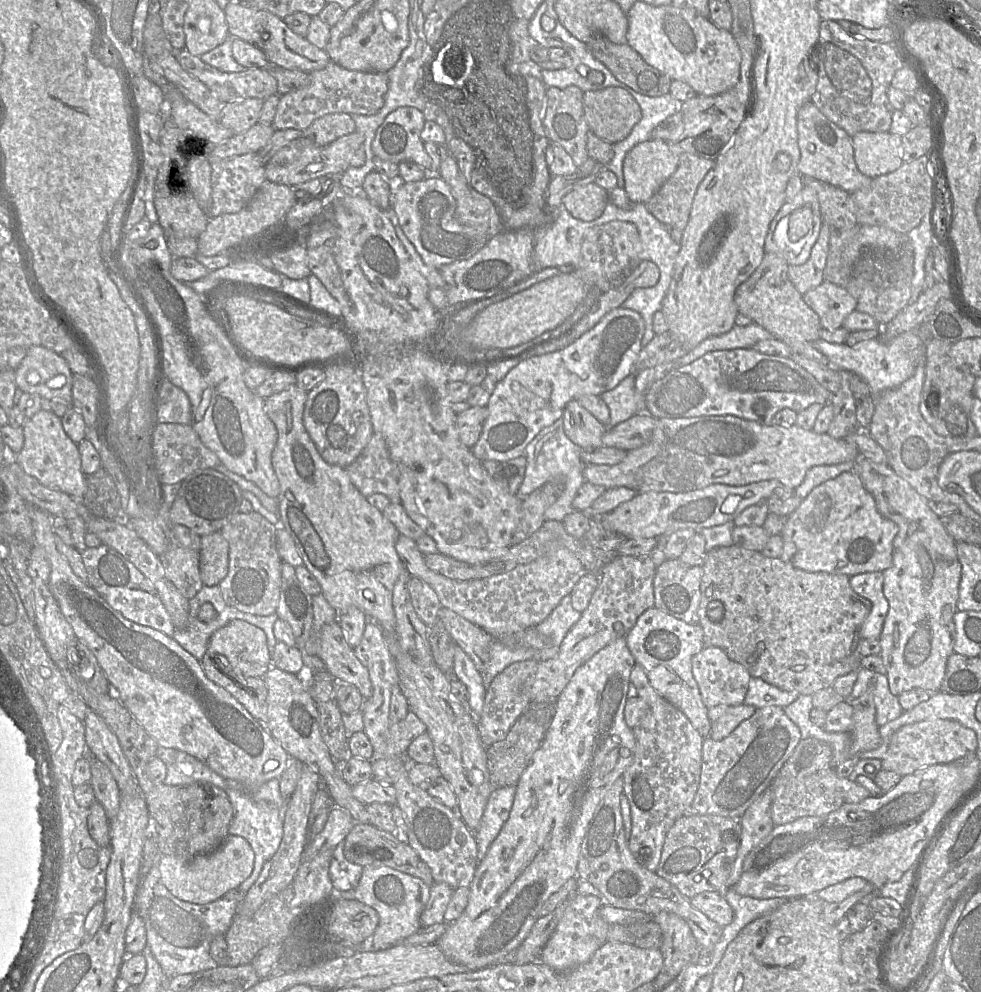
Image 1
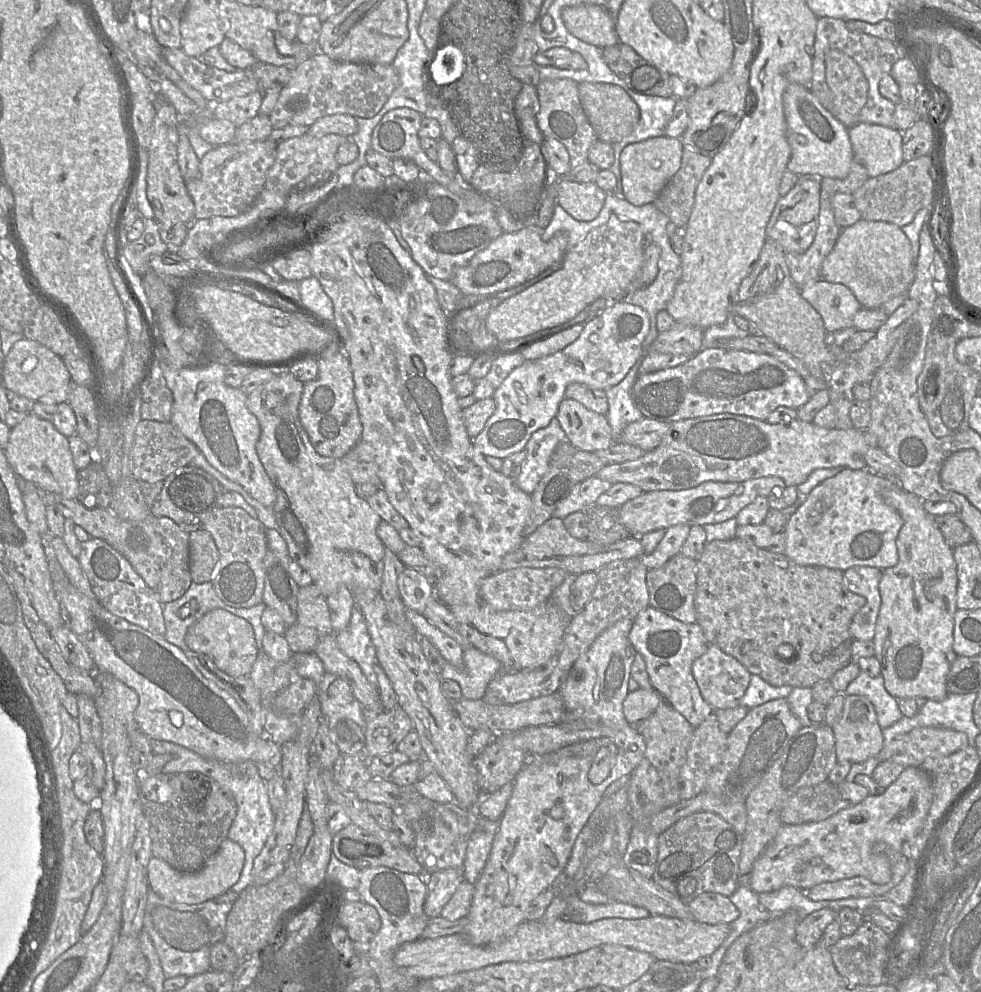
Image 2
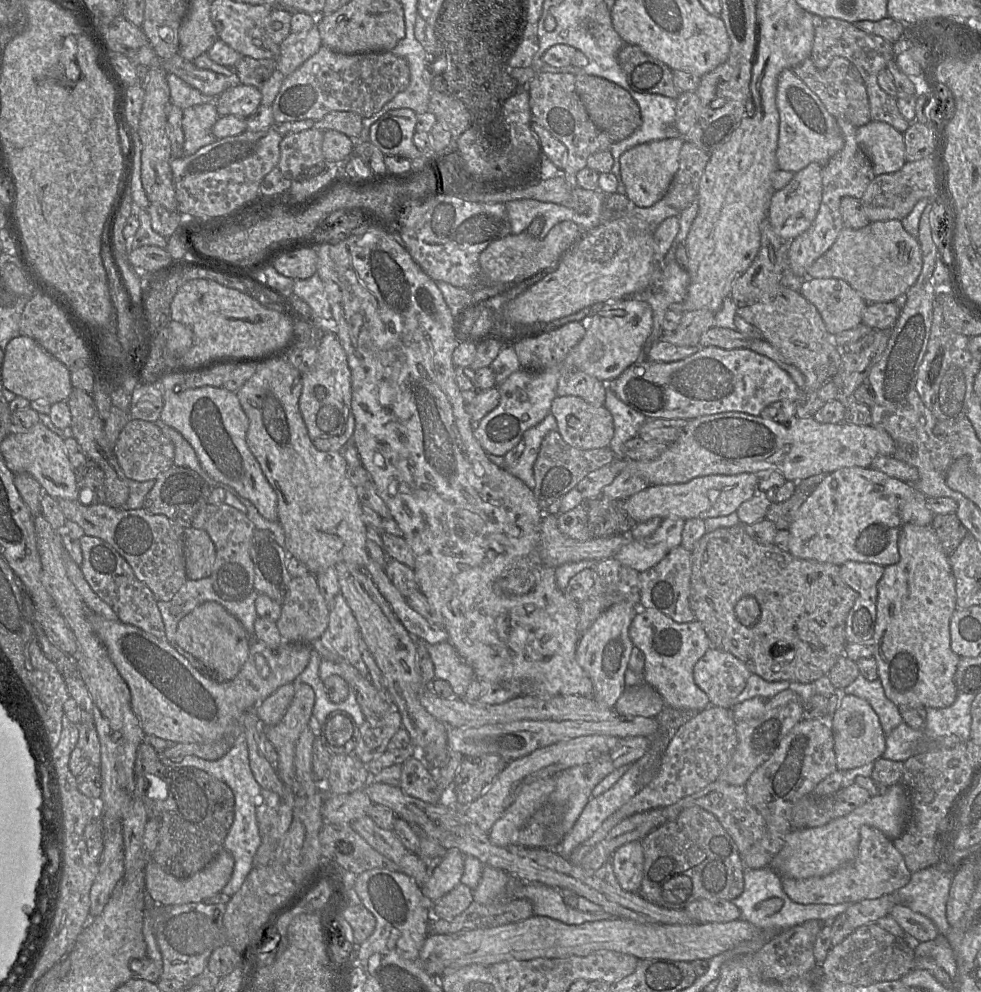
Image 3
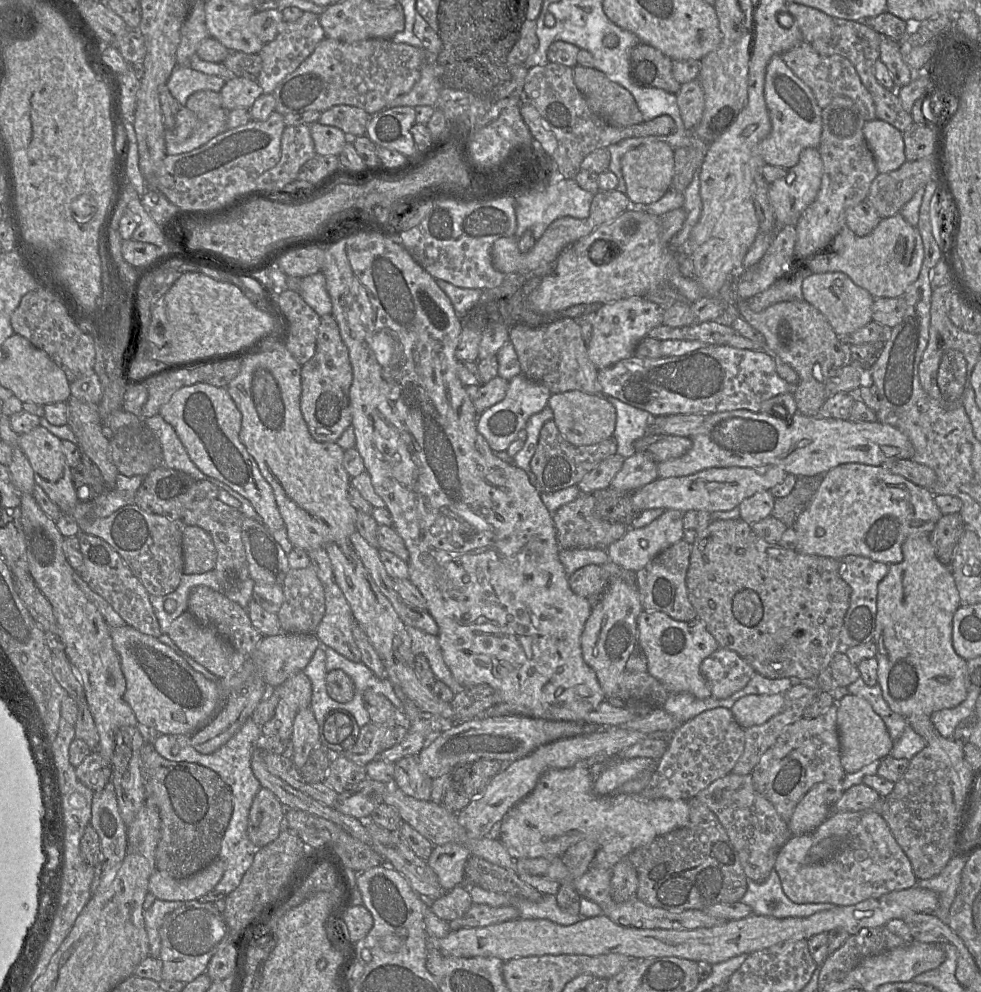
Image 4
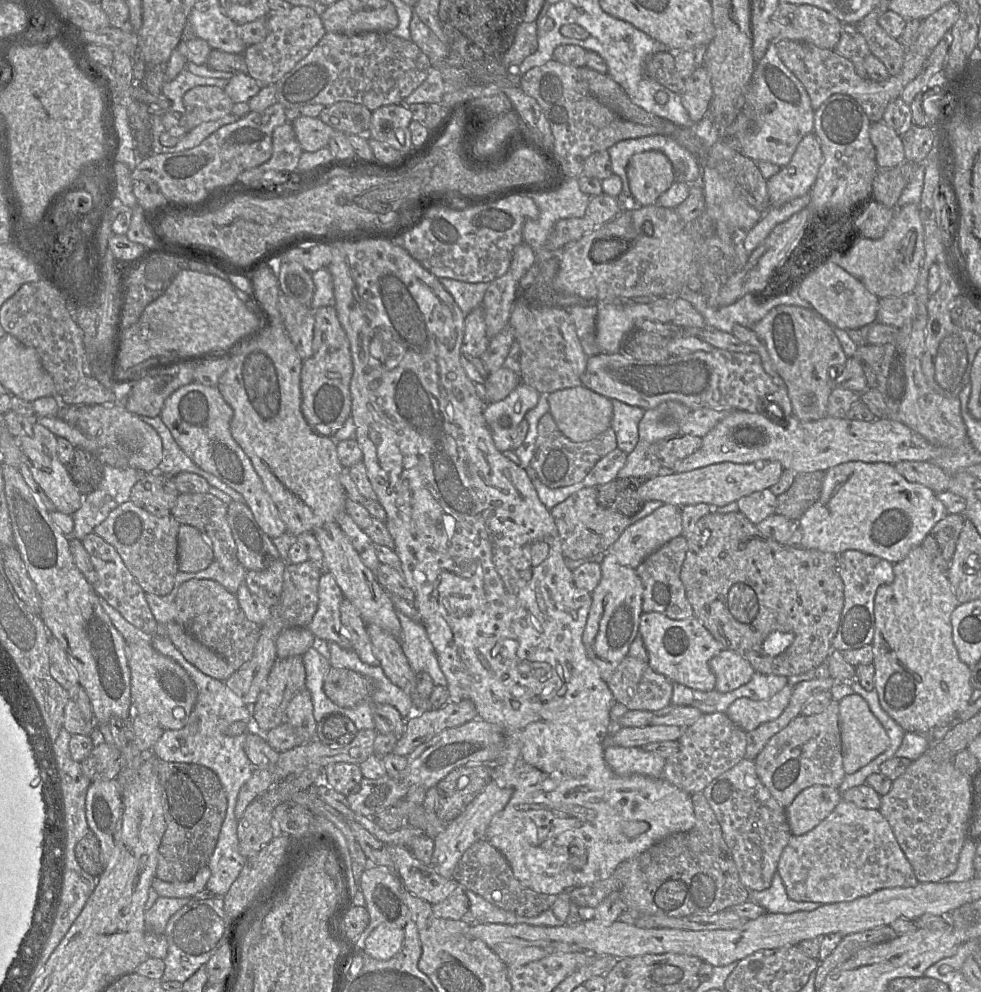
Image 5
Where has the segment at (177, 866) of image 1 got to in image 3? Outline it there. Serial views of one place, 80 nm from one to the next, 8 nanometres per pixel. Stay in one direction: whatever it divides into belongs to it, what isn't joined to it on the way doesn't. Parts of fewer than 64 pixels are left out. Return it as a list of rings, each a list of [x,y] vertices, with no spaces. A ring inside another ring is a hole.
[[[223,848],[202,870],[187,878],[177,878],[165,872],[151,859],[145,869],[145,889],[155,903],[161,903],[162,905],[202,902],[205,898],[221,892],[232,876],[234,863],[235,861],[232,854]]]

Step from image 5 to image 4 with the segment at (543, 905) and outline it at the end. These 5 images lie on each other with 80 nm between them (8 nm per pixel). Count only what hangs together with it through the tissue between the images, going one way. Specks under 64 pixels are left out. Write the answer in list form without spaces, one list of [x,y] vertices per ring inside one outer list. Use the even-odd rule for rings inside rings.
[[[470,855],[466,862],[465,881],[488,891],[506,893],[530,901],[539,901],[543,897],[539,890],[521,880],[515,871],[476,855]]]

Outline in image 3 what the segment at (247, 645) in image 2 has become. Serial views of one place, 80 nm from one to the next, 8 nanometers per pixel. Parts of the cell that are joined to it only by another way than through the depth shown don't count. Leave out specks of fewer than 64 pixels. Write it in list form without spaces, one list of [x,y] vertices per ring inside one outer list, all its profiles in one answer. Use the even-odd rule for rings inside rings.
[[[207,601],[194,608],[179,621],[175,641],[183,650],[228,681],[239,673],[246,662],[252,638],[240,621],[222,605]]]

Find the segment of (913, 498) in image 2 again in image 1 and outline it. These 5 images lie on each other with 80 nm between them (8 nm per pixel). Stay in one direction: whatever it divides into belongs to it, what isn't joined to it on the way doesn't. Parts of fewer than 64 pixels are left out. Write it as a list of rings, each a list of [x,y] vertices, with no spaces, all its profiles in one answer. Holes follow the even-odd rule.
[[[859,454],[853,471],[873,496],[878,512],[898,525],[898,533],[893,540],[892,564],[882,571],[883,594],[888,601],[889,609],[878,638],[881,646],[879,655],[886,668],[889,689],[895,696],[915,688],[938,692],[945,676],[947,660],[954,653],[954,614],[958,611],[961,579],[956,542],[947,533],[940,517],[929,508],[929,500],[898,476],[888,464],[875,463]]]

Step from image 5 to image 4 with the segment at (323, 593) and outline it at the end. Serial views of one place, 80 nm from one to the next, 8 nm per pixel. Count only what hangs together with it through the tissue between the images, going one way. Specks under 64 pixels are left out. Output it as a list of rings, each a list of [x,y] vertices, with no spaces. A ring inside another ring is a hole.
[[[335,581],[324,586],[325,613],[315,635],[323,647],[330,647],[352,662],[361,662],[353,637],[355,618]]]

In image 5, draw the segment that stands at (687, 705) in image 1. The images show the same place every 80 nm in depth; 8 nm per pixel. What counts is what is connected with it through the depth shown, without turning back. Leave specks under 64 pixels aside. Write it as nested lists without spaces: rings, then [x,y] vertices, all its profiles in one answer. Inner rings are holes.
[[[643,612],[639,633],[648,652],[649,666],[672,683],[707,692],[715,689],[716,678],[709,666],[712,657],[722,649],[721,643],[695,616],[676,620],[660,612]]]

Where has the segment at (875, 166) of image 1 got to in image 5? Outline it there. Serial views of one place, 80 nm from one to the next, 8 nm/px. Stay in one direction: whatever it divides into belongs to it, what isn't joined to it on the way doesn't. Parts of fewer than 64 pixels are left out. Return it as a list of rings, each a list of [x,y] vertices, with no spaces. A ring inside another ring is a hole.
[[[883,121],[871,122],[869,137],[879,169],[893,168],[906,161],[901,137]]]

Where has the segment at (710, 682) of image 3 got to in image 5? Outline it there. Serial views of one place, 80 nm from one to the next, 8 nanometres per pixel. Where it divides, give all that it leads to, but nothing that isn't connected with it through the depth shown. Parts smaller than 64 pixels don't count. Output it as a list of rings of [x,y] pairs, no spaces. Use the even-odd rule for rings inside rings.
[[[722,649],[709,661],[716,678],[715,690],[721,693],[733,691],[749,682],[755,670],[738,653]]]

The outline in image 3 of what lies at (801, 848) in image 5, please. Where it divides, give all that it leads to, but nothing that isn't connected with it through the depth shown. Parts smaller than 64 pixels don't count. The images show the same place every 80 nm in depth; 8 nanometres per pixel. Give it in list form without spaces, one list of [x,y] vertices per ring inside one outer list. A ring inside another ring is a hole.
[[[863,825],[860,828],[858,854],[853,861],[825,876],[806,879],[781,877],[781,881],[784,892],[796,903],[841,904],[894,894],[909,883],[911,875],[903,855],[894,846],[893,841],[879,829]]]

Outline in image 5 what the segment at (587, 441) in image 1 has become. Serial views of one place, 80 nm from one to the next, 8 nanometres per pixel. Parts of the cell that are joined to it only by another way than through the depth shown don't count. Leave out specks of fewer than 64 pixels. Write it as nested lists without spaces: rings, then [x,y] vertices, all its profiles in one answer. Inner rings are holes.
[[[581,385],[547,394],[549,413],[558,429],[573,442],[594,439],[611,427],[613,406],[611,399]]]

